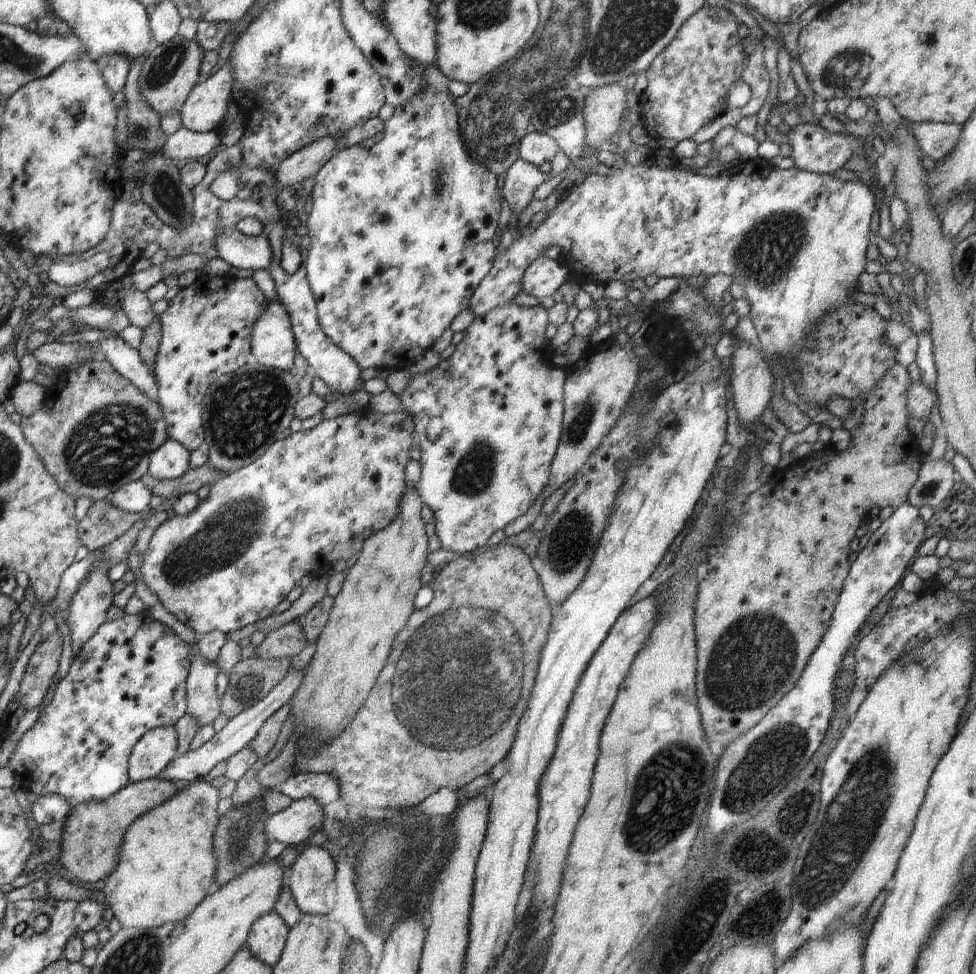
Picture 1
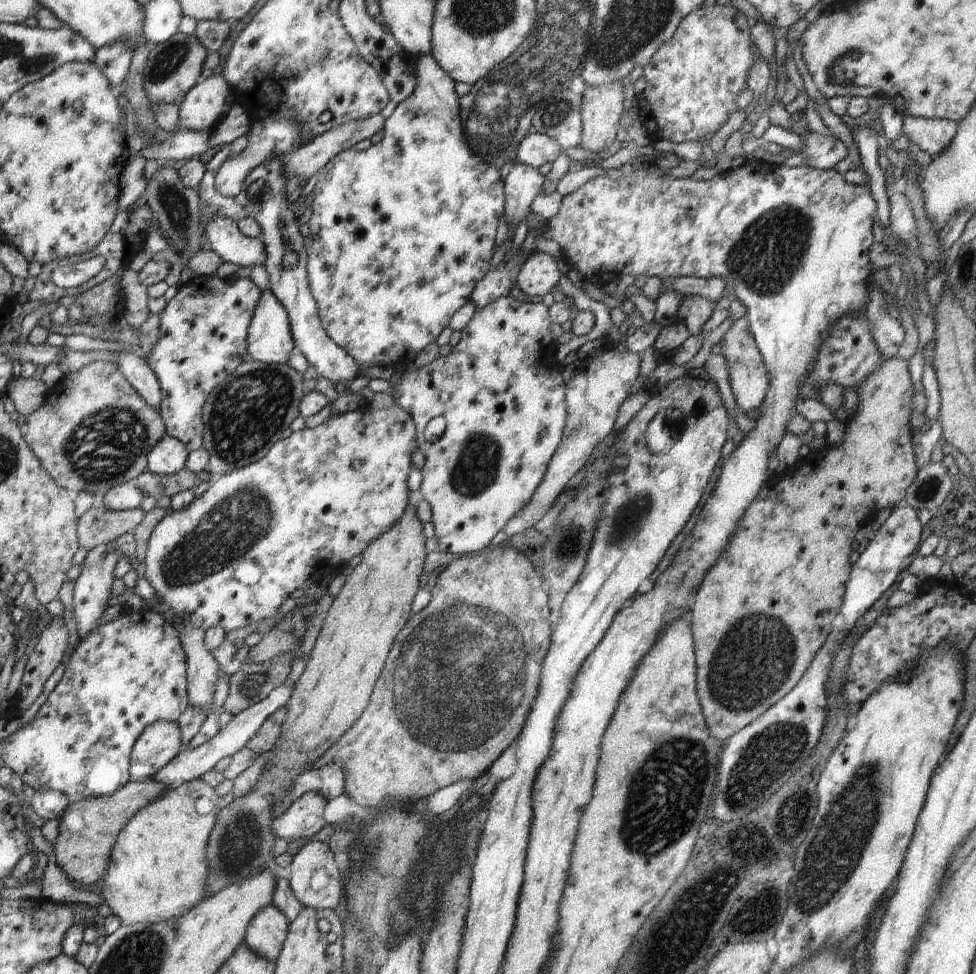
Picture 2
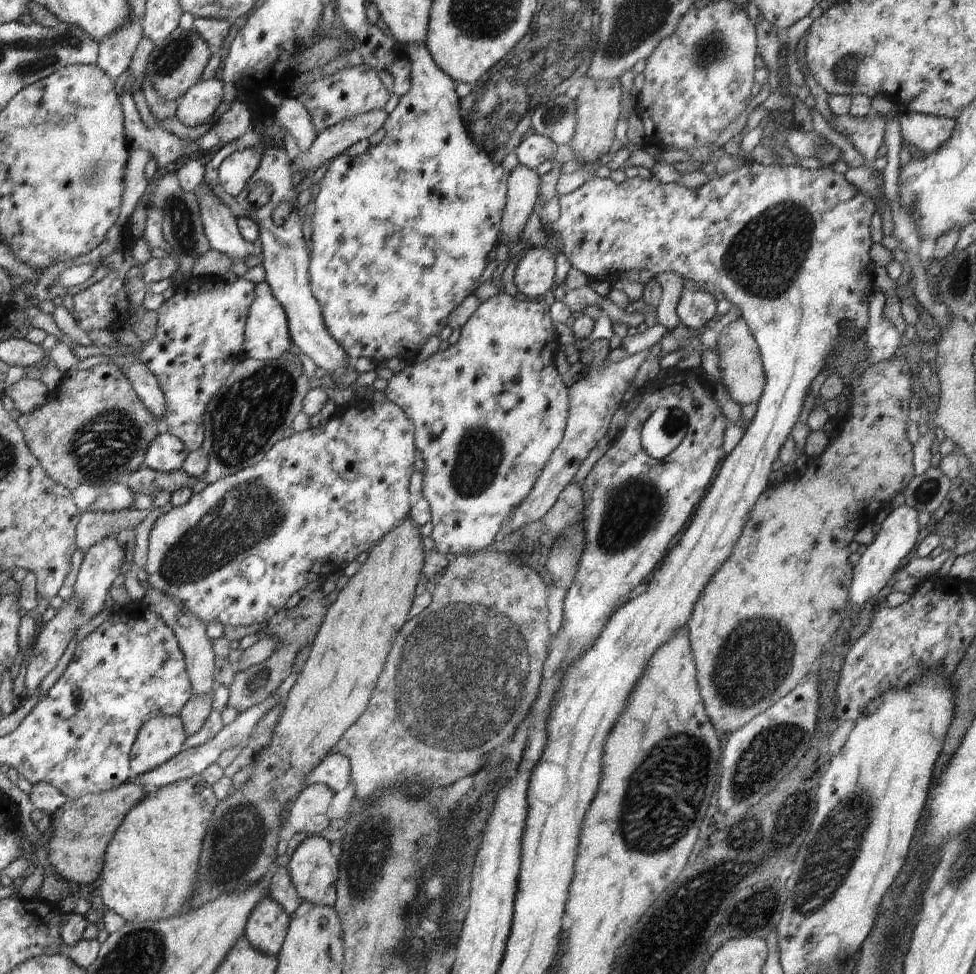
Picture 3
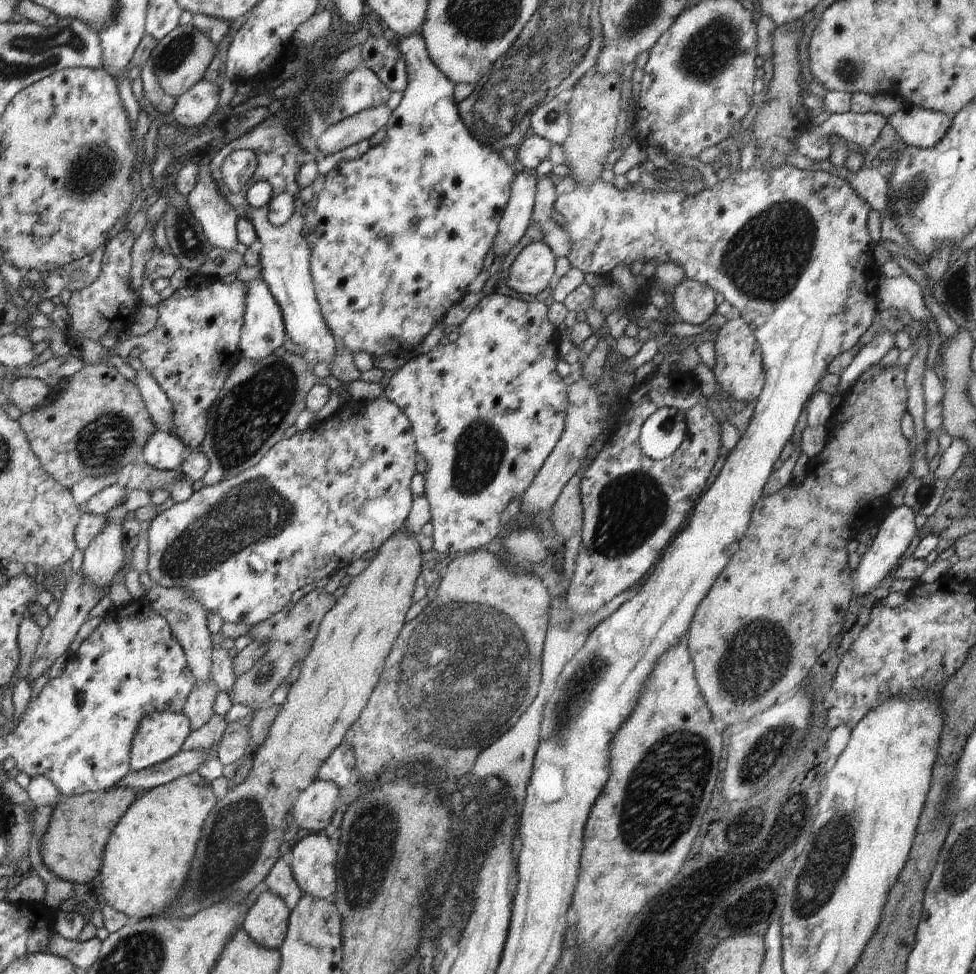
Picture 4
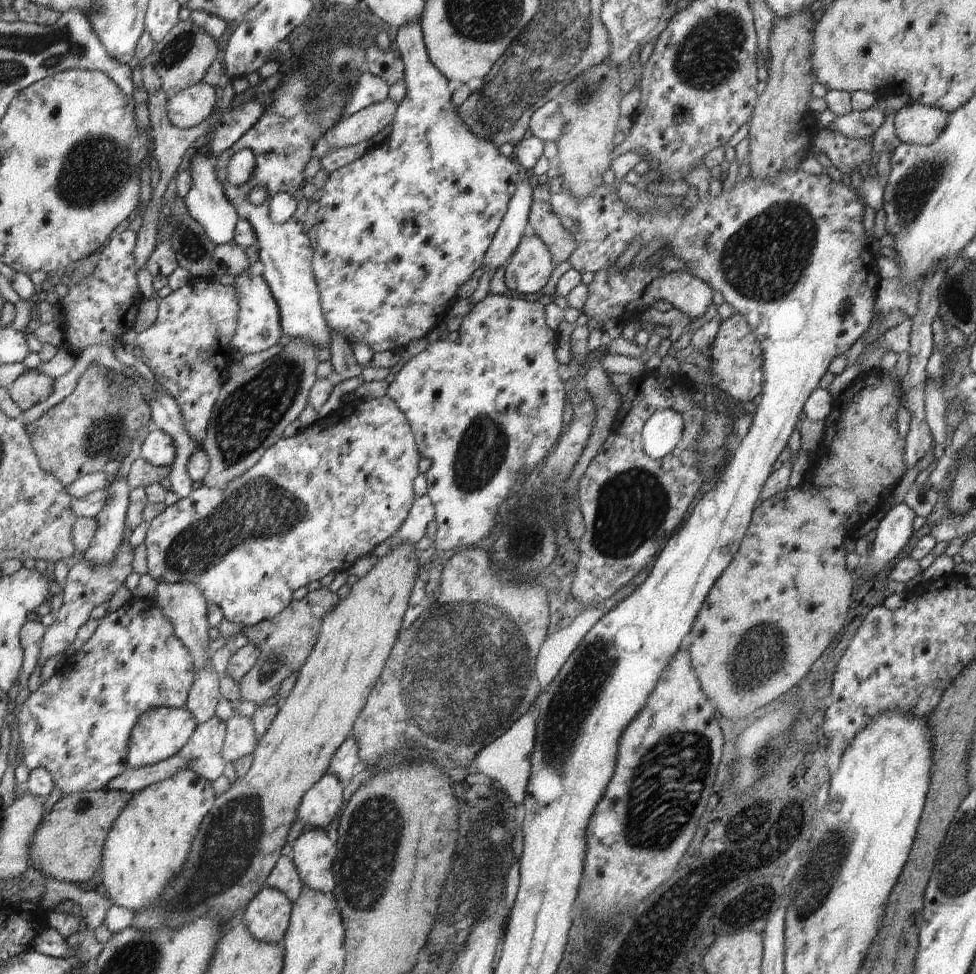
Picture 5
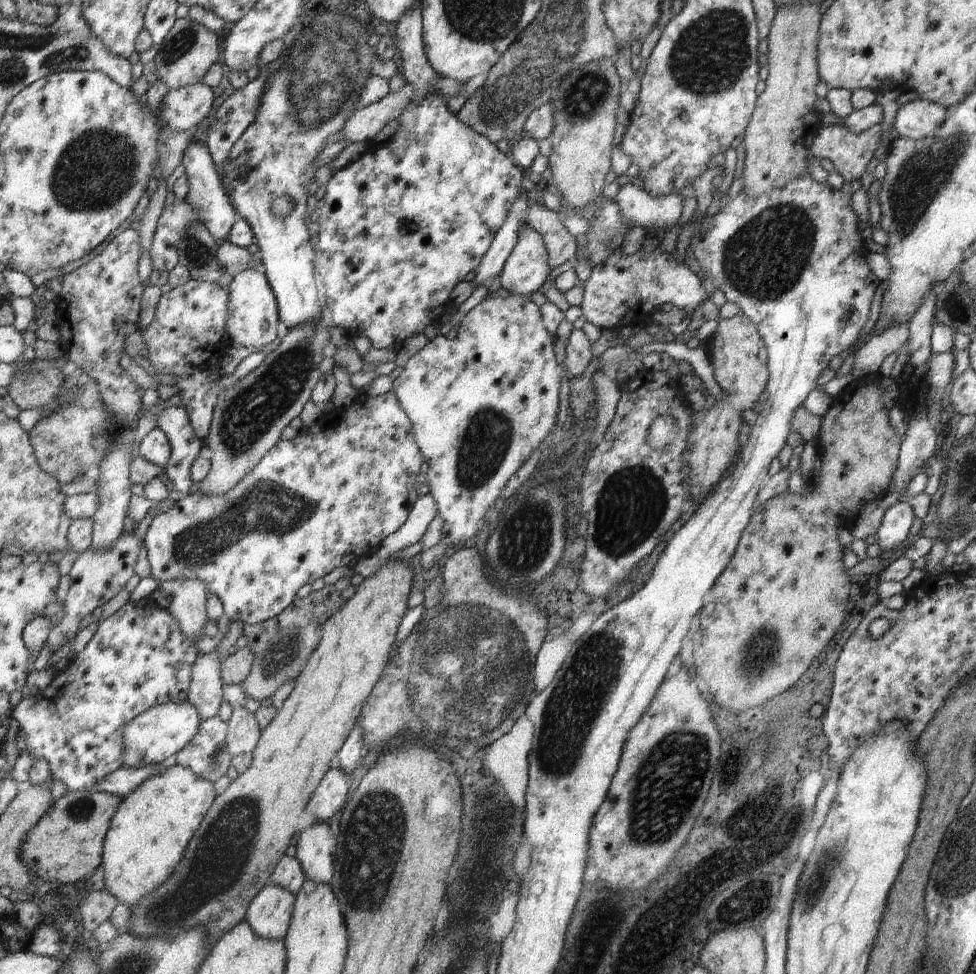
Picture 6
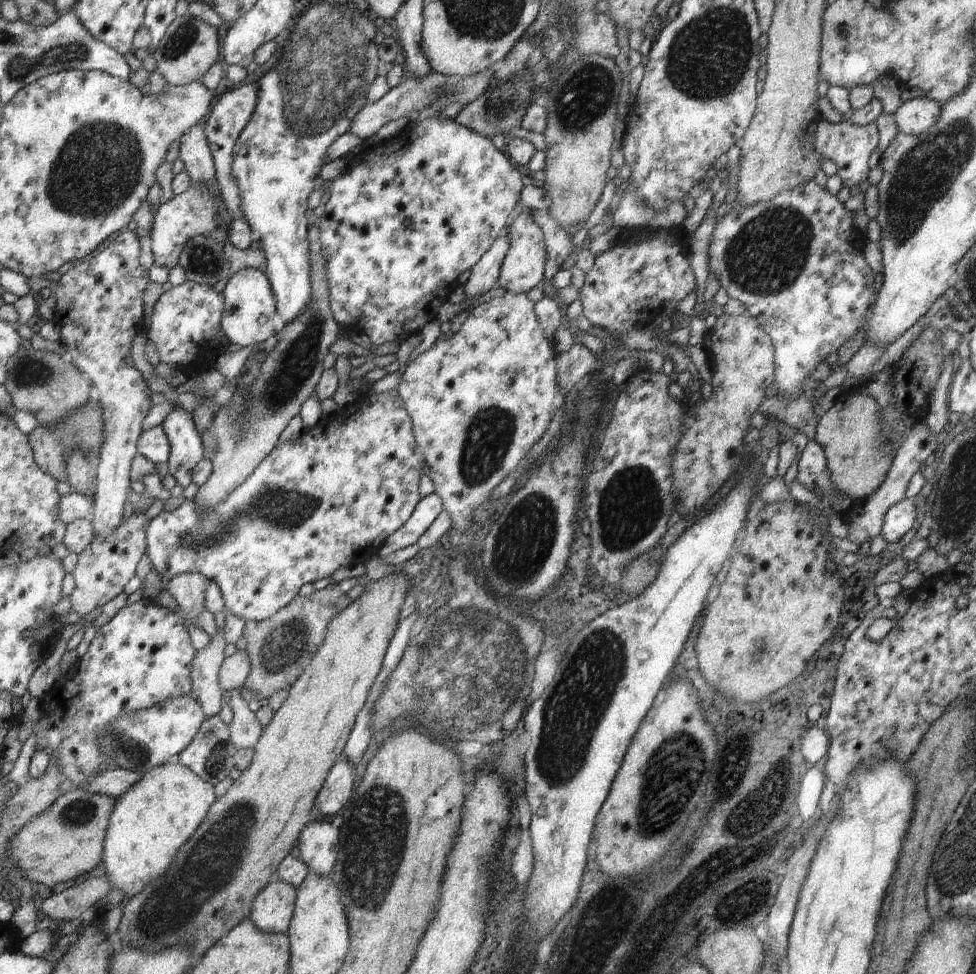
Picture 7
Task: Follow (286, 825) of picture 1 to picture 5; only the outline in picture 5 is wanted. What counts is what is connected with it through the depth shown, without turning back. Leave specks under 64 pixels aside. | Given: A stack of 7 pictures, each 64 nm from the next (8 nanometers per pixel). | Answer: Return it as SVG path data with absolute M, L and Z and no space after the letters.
M336 774L325 775L302 796L298 804L298 821L309 828L328 828L332 818L344 807L344 787Z

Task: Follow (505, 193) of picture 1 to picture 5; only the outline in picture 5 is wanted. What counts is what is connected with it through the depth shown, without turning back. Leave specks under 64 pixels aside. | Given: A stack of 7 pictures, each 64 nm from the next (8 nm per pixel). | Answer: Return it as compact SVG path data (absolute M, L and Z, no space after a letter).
M525 173L523 181L516 186L516 192L508 203L502 224L496 231L490 248L486 251L479 274L496 272L505 262L508 262L508 258L512 256L520 240L524 238L524 230L529 222L528 214L533 200L533 182L533 176Z

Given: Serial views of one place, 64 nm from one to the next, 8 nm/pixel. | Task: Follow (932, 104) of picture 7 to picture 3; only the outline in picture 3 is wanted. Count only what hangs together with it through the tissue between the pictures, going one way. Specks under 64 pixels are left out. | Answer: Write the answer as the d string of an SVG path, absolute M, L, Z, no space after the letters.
M900 113L896 116L903 141L922 153L937 152L954 133L955 121L921 113Z

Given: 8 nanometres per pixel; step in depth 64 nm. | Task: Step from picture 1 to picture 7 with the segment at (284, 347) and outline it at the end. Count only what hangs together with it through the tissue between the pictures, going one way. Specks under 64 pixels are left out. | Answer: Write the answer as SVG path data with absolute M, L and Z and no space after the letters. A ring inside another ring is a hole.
M248 268L230 276L226 289L222 292L225 301L221 331L226 335L229 344L238 347L260 344L275 336L274 316L277 314L277 303L267 276L257 269ZM260 316L266 316L268 322L260 324Z

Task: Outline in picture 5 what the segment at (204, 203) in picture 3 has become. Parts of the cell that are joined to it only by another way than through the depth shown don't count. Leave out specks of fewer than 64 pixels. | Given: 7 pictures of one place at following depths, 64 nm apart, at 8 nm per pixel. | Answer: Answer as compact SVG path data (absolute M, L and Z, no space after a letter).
M196 152L191 159L188 170L190 170L192 182L190 190L183 199L185 200L186 208L190 216L196 220L196 222L200 223L200 226L202 226L206 232L206 236L208 236L214 244L222 245L232 243L235 224L240 218L237 215L236 209L228 202L228 198L226 198L222 186L220 186L220 182L218 182L211 157Z

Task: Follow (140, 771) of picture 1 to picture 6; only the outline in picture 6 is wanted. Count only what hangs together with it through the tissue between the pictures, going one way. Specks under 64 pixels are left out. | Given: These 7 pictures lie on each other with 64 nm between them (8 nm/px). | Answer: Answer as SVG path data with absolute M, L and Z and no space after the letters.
M187 701L162 704L147 709L123 729L123 767L140 769L156 764L161 765L190 743L200 724L196 710Z

